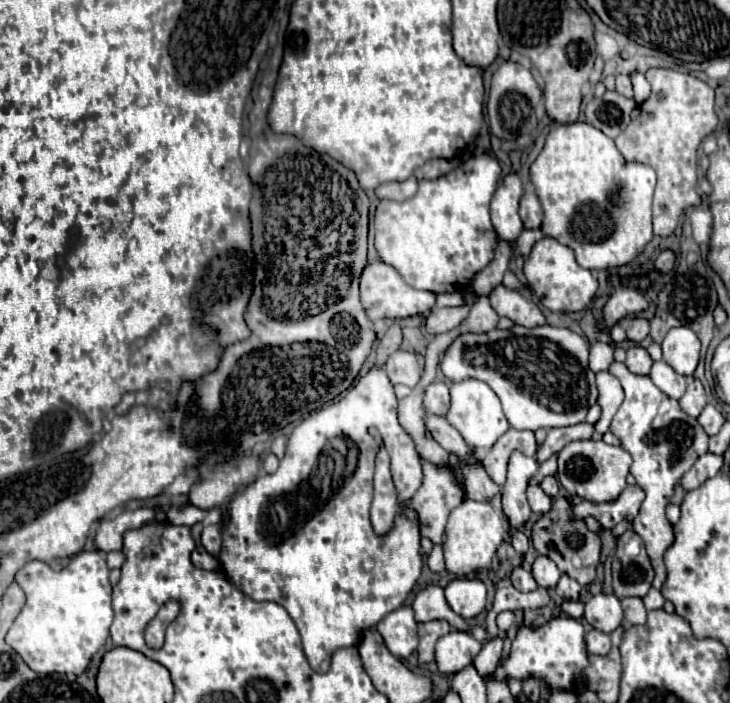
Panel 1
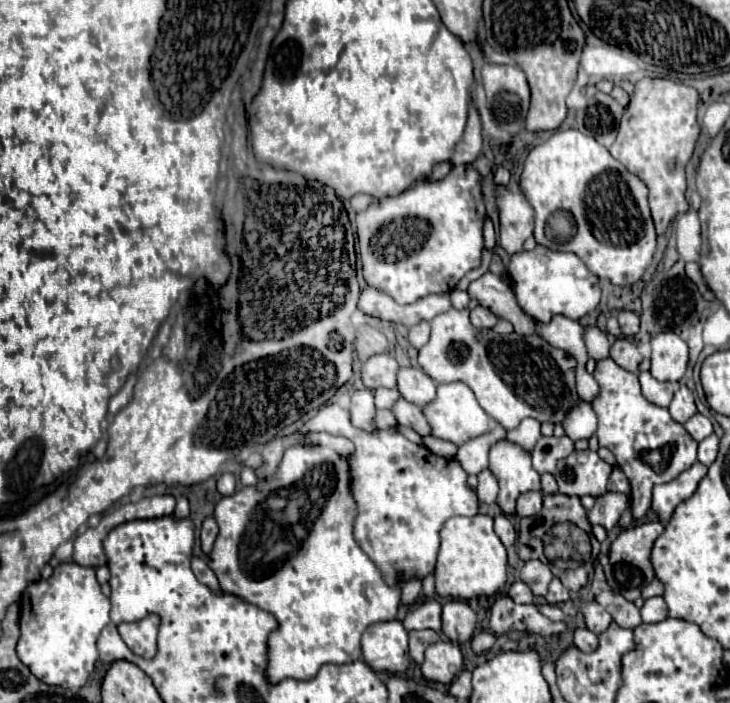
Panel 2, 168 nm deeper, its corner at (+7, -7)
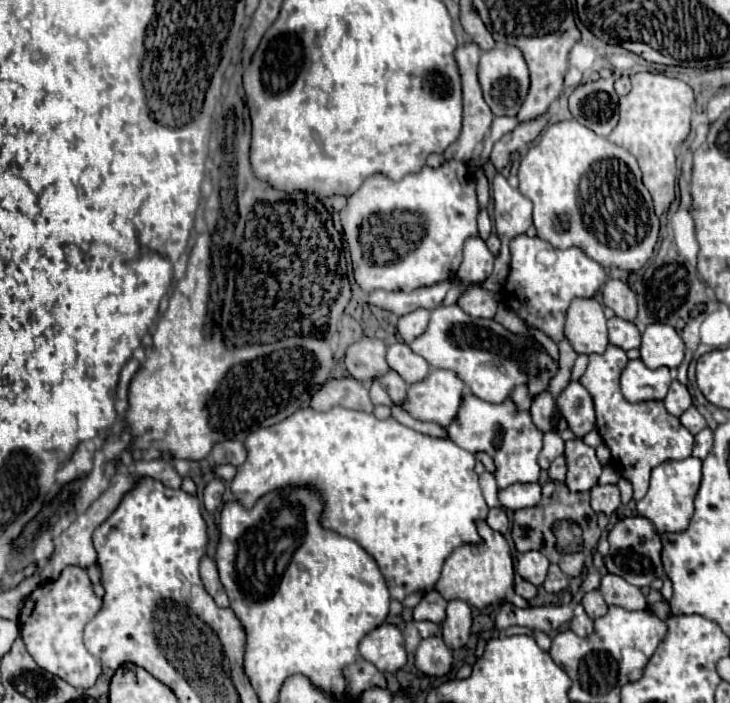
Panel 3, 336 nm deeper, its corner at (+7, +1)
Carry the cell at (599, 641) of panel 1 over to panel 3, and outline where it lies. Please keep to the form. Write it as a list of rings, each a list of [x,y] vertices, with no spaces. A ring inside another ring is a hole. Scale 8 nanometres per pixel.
[[[584,613],[584,615],[578,615],[570,621],[570,629],[578,635],[578,637],[588,637],[594,633],[594,621]]]

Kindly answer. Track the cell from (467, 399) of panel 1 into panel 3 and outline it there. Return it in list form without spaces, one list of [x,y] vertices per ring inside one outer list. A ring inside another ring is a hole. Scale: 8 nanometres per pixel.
[[[434,369],[424,381],[408,387],[404,409],[420,421],[432,421],[448,427],[460,407],[464,381],[448,369]]]

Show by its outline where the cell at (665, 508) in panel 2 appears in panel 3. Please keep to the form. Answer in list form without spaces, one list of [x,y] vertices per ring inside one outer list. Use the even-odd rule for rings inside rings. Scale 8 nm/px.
[[[688,457],[682,461],[666,461],[652,469],[652,479],[650,479],[650,489],[646,497],[638,503],[638,513],[648,517],[658,533],[676,533],[684,531],[688,527],[688,521],[694,511],[694,495],[700,487],[700,473],[702,461],[696,457]]]

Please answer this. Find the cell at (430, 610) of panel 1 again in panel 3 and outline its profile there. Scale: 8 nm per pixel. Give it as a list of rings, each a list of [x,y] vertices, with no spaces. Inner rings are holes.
[[[426,593],[422,601],[414,607],[414,621],[432,621],[442,623],[446,617],[446,599],[438,593]]]

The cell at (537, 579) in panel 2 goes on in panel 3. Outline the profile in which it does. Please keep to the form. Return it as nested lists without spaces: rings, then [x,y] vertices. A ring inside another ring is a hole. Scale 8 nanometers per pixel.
[[[528,551],[528,553],[522,553],[518,557],[516,571],[522,579],[526,579],[526,581],[530,581],[532,585],[538,587],[538,585],[544,583],[548,567],[550,567],[550,563],[540,551]]]

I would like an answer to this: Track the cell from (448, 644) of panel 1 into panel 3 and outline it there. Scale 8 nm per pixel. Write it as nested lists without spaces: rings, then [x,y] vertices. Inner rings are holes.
[[[440,635],[428,637],[418,645],[416,667],[432,677],[444,677],[452,667],[452,651]]]

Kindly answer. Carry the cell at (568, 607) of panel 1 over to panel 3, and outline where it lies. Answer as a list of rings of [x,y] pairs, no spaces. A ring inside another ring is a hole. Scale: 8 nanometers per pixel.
[[[476,521],[476,529],[480,533],[480,537],[484,539],[484,543],[480,545],[462,545],[460,549],[454,549],[448,557],[448,561],[444,561],[444,569],[442,575],[436,583],[436,591],[446,599],[462,599],[478,609],[496,603],[500,599],[510,599],[511,602],[520,608],[526,608],[530,605],[529,601],[515,594],[514,591],[514,565],[512,565],[512,557],[510,557],[510,547],[508,541],[496,533],[494,529],[488,527],[486,521]]]

